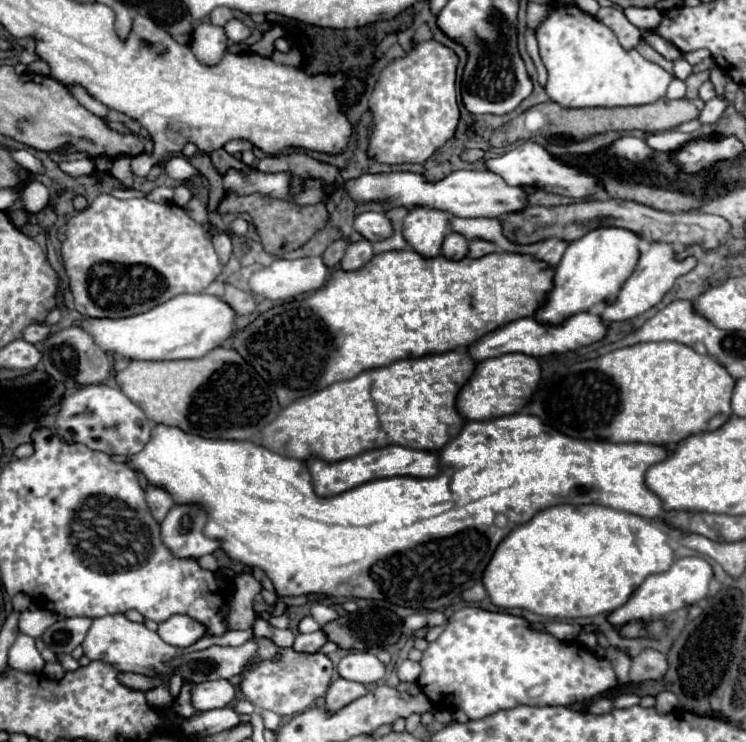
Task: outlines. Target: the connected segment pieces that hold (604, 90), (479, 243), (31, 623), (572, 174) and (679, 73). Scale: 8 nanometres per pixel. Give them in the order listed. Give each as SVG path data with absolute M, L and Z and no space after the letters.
M561 4L553 6L547 18L535 30L539 54L549 72L545 84L547 96L563 108L639 106L665 98L673 74L645 60L637 50L631 50L637 46L639 38L643 38L645 30L631 26L623 10L615 6L601 8L597 12L597 18L583 12L575 4Z
M471 240L469 242L469 258L481 258L481 256L487 256L487 254L493 254L493 252L499 252L499 248L493 244L493 242L487 242L487 240Z
M25 610L19 614L19 630L33 638L39 638L55 622L57 614L49 610Z
M523 142L517 148L511 148L509 152L497 156L497 158L489 158L485 160L485 168L489 172L499 174L509 186L535 186L547 192L555 192L573 200L581 200L587 194L603 188L601 182L597 178L593 178L591 174L583 174L577 168L571 168L559 160L555 160L543 146L535 144L535 142Z
M683 58L675 60L675 62L673 62L673 74L675 74L679 80L685 80L685 78L691 74L691 64L689 64L687 60L683 60Z

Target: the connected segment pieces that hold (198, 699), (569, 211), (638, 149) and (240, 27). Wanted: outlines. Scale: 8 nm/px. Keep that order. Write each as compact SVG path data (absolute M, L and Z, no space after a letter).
M227 680L201 682L195 688L191 688L191 704L199 712L223 708L233 700L235 700L235 688Z
M583 200L573 204L559 204L559 206L525 206L519 212L509 212L499 218L503 226L503 234L509 242L515 244L535 244L547 238L559 238L565 242L575 242L587 232L595 228L625 228L635 232L647 242L661 242L661 244L693 244L693 240L705 240L709 248L717 244L717 240L725 240L729 232L729 222L721 216L713 214L693 214L693 212L661 212L649 208L645 204L629 202L629 200Z
M625 136L625 138L621 138L609 146L609 154L623 156L631 162L643 162L643 160L647 160L647 156L651 156L651 148L639 138Z
M229 20L227 22L227 26L225 26L225 34L227 34L227 38L229 40L233 40L233 42L245 42L249 36L251 36L251 30L243 24L243 22L239 22L239 20Z

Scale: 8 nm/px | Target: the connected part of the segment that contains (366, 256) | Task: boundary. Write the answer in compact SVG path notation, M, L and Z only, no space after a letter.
M359 240L359 242L349 242L345 256L341 260L343 270L359 270L363 264L367 264L373 258L371 242L369 240Z

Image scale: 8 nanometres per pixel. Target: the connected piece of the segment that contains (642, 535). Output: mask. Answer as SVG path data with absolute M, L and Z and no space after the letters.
M553 506L509 532L483 572L491 602L555 620L609 614L623 606L651 574L669 570L673 550L667 532L637 514L605 506Z

